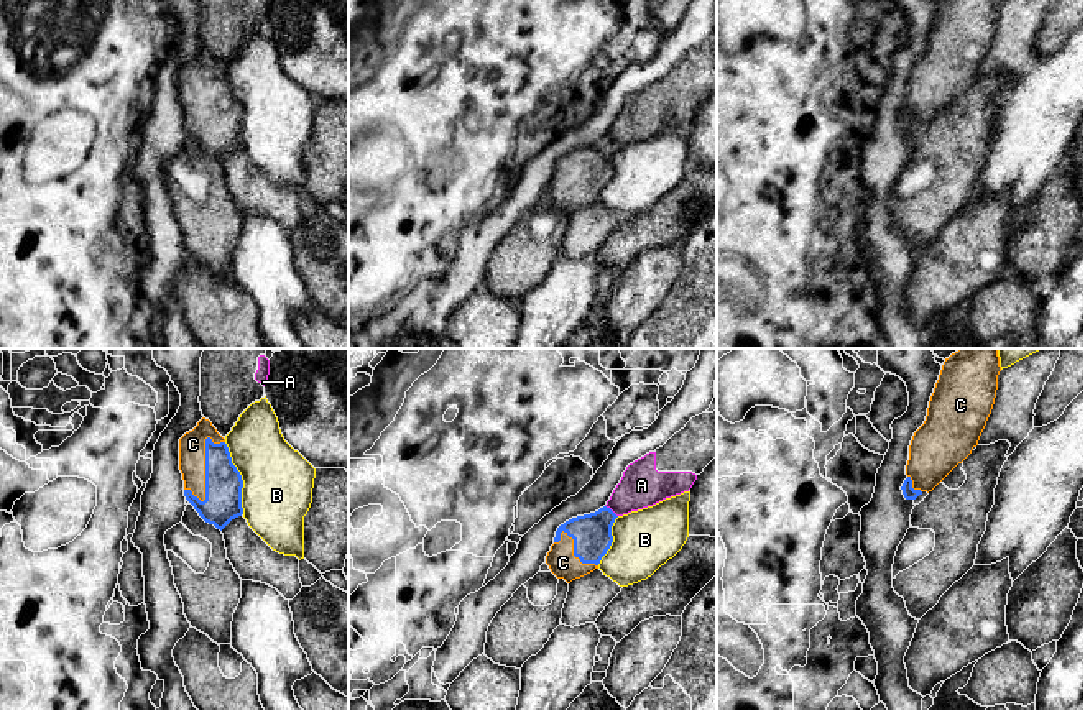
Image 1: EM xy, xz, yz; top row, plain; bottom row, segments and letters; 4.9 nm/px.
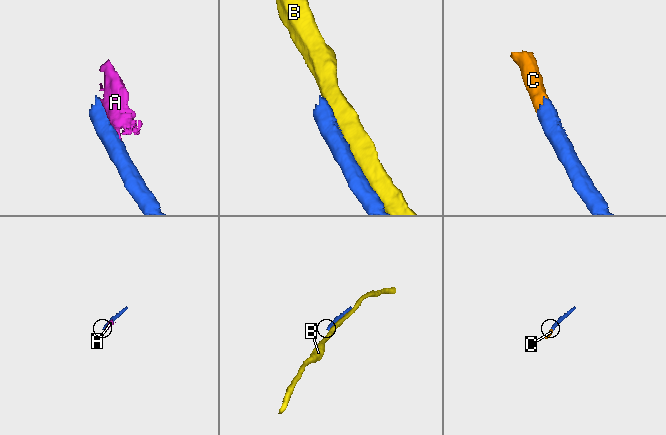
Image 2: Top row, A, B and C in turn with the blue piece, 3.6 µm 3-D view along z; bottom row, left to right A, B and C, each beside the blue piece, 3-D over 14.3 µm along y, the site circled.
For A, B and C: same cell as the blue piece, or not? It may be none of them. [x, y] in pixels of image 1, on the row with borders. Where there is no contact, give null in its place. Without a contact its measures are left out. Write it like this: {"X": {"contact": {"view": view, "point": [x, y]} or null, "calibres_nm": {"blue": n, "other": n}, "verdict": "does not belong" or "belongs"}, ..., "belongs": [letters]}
{"A": {"contact": {"view": "xz", "point": [612, 511]}, "calibres_nm": {"blue": 190, "other": 220}, "verdict": "does not belong"}, "B": {"contact": {"view": "xy", "point": [240, 479]}, "calibres_nm": {"blue": 180, "other": 340}, "verdict": "does not belong"}, "C": {"contact": {"view": "xy", "point": [206, 462]}, "calibres_nm": {"blue": 180, "other": 130}, "verdict": "belongs"}, "belongs": ["C"]}

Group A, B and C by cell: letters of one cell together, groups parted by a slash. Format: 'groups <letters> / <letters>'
groups A / B / C

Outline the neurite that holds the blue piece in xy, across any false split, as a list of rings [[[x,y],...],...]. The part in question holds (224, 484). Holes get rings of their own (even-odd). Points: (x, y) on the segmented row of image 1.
[[[202,417],[179,439],[179,470],[184,496],[205,523],[222,531],[243,514],[242,475],[232,463],[225,439],[209,419]]]

